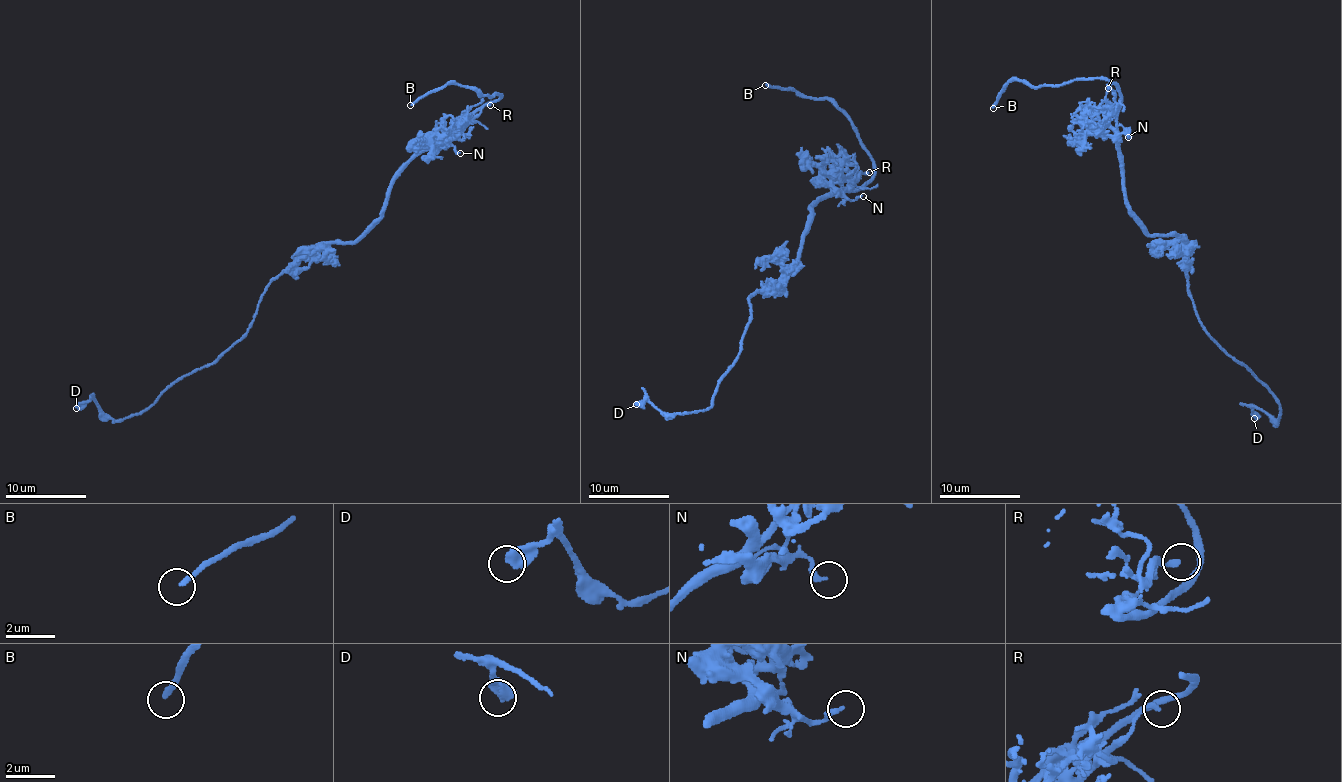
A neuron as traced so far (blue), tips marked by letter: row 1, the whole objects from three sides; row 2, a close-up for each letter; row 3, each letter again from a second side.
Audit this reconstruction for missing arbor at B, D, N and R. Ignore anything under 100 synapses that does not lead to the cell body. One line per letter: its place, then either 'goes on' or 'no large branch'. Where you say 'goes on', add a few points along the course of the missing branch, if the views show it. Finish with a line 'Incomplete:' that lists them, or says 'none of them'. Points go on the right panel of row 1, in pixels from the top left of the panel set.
B: (993, 108) | goes on | (993, 108), (979, 117), (971, 108), (973, 95), (985, 72), (983, 58), (964, 44), (966, 36)
D: (1254, 418) | no large branch
N: (1128, 137) | no large branch
R: (1108, 88) | no large branch
Incomplete: B

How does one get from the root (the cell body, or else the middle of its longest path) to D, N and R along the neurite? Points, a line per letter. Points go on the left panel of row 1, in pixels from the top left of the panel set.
D: (348, 243), (311, 247), (270, 282), (246, 332), (146, 408), (118, 420), (106, 418), (94, 400), (76, 408)
N: (348, 243), (353, 242), (382, 214), (391, 179), (418, 154), (433, 146), (449, 145), (460, 153)
R: (348, 243), (353, 242), (382, 214), (391, 179), (474, 105), (490, 105)

